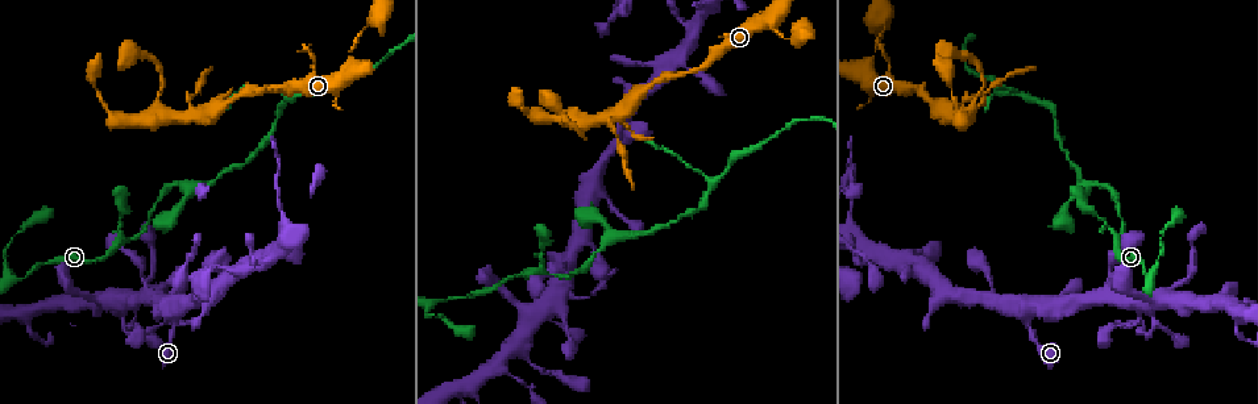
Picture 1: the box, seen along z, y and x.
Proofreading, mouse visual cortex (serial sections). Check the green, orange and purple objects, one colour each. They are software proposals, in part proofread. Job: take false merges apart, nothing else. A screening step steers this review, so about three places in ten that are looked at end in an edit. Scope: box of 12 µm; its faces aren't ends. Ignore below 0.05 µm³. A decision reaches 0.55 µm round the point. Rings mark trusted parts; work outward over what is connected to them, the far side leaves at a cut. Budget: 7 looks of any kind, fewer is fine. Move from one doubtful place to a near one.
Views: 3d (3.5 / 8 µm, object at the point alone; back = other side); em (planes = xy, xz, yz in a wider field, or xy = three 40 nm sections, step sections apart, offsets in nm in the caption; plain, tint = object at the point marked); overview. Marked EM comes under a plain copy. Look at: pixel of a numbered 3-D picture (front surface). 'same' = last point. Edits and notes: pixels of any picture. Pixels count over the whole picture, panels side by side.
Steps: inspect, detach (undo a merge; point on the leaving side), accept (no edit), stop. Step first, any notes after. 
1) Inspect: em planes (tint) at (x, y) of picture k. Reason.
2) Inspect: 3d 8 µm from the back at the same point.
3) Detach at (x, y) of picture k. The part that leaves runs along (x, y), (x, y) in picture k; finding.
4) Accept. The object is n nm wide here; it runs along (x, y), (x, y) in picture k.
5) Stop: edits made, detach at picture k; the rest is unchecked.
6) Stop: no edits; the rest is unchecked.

Inspect: 3d 8 µm from the back at (194, 115) of picture 1. Arms part here.

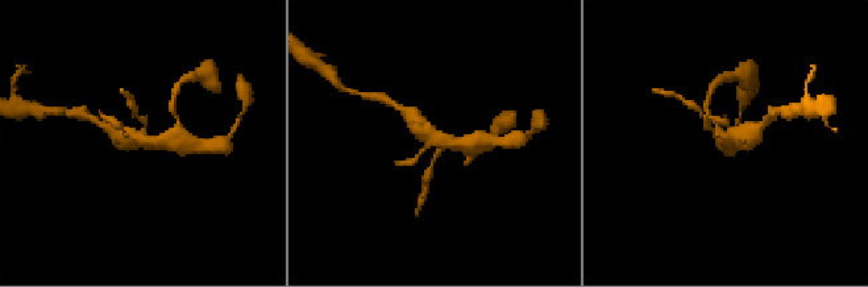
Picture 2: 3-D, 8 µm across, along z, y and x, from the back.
Inspect: 3d 3.5 µm at (726, 139) of picture 2. Closer look.

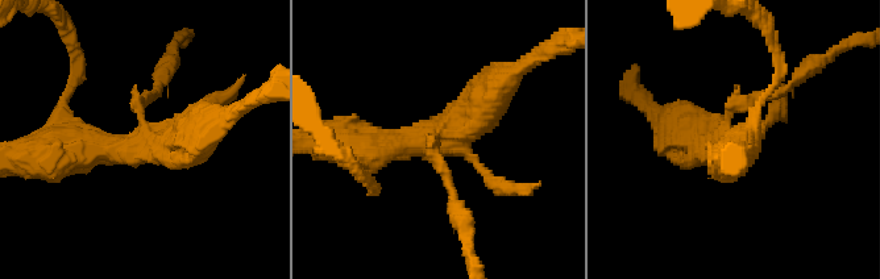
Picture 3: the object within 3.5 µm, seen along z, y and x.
Inspect: em xy step 5 (tint) at (442, 136) of picture 3. Now the EM.

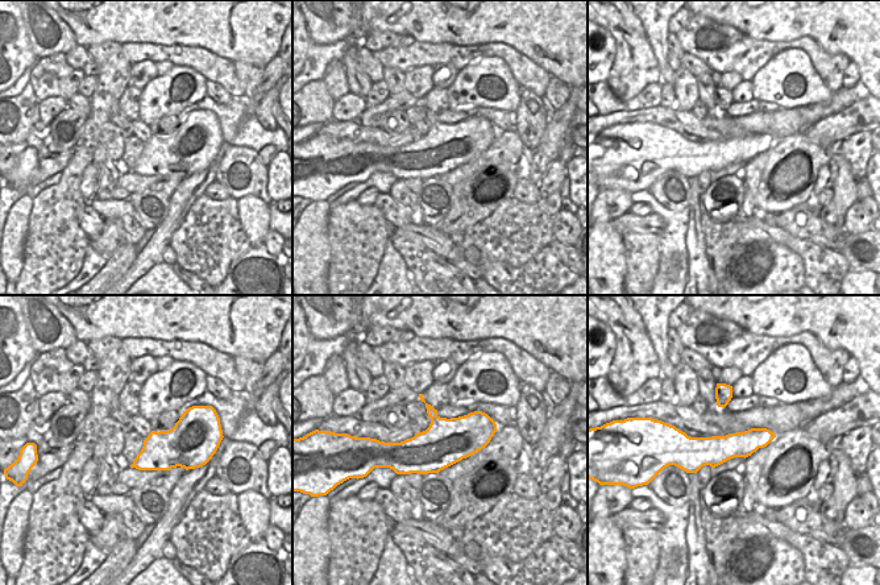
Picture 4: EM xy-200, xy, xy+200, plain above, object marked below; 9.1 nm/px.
Detach at (444, 173) of picture 3. A border runs along (436, 415), (431, 422) in picture 4; two cells meet here.

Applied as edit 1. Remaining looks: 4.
Inspect: 3d 3.5 µm at (1147, 278) of picture 1. Sharp bend.

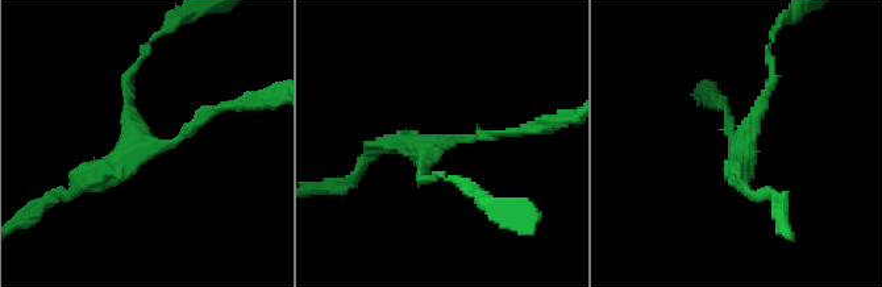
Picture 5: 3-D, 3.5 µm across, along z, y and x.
Inspect: em xy step 2 (tint) at (735, 144) of picture 5. 3 arms meet here; the arms are 100, 150, 250 nm wide; now the EM.

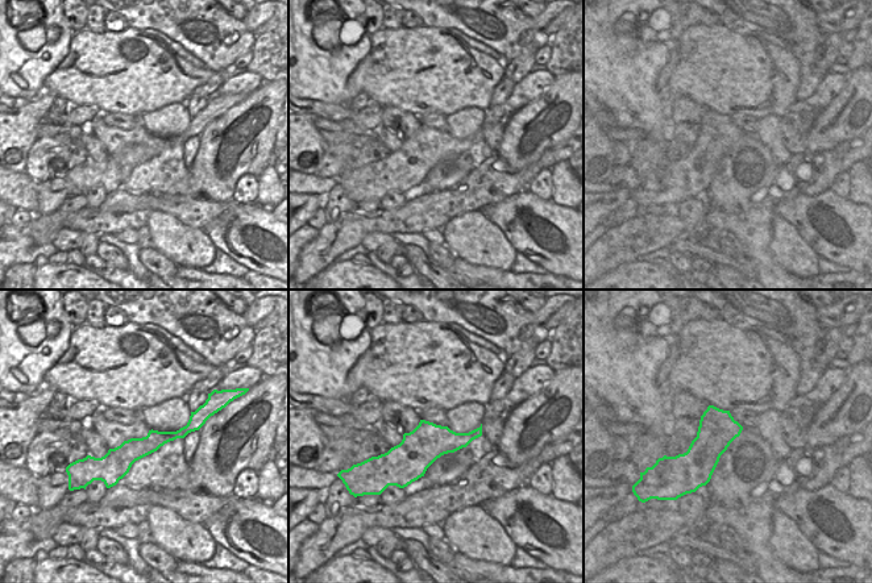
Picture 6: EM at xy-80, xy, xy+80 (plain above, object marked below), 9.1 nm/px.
Inspect: em xy step 5 (tint) at the same point.

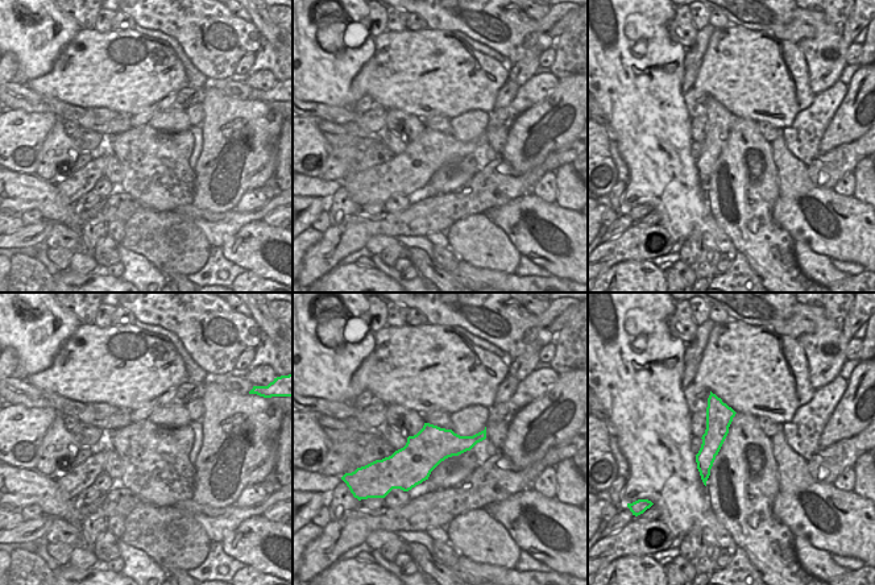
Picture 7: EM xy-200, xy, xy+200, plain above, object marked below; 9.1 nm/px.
Accept. It runs along (528, 129), (444, 138), (423, 179) in picture 5; continuous, no second cell.

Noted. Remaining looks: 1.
Stop: edits made, detach at picture 3; the rest is unchecked.

